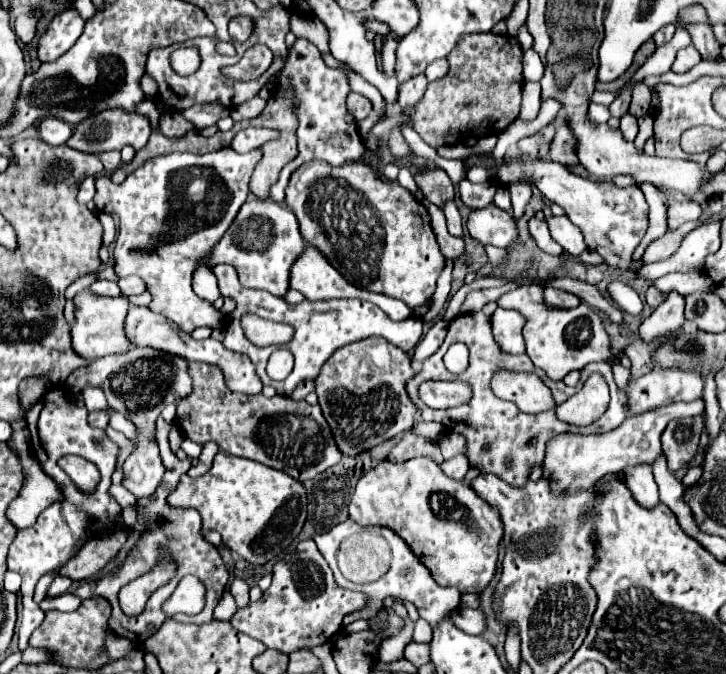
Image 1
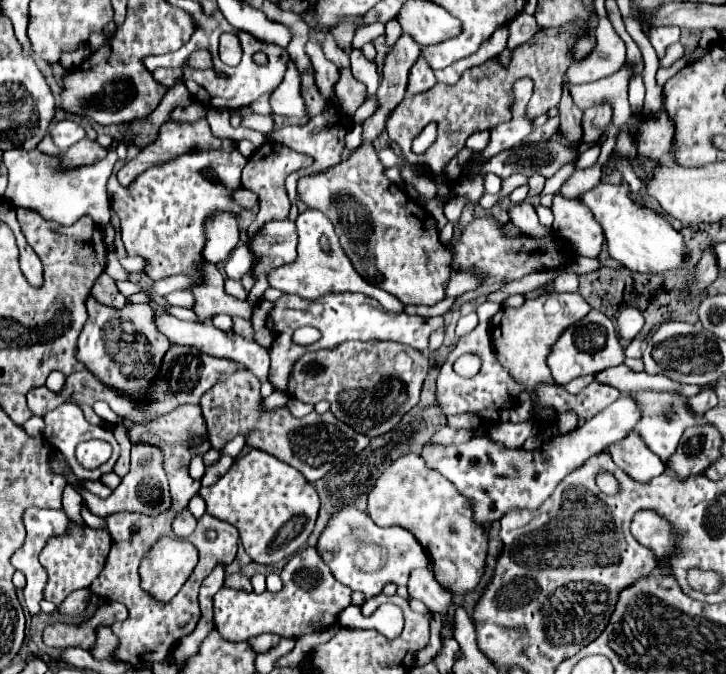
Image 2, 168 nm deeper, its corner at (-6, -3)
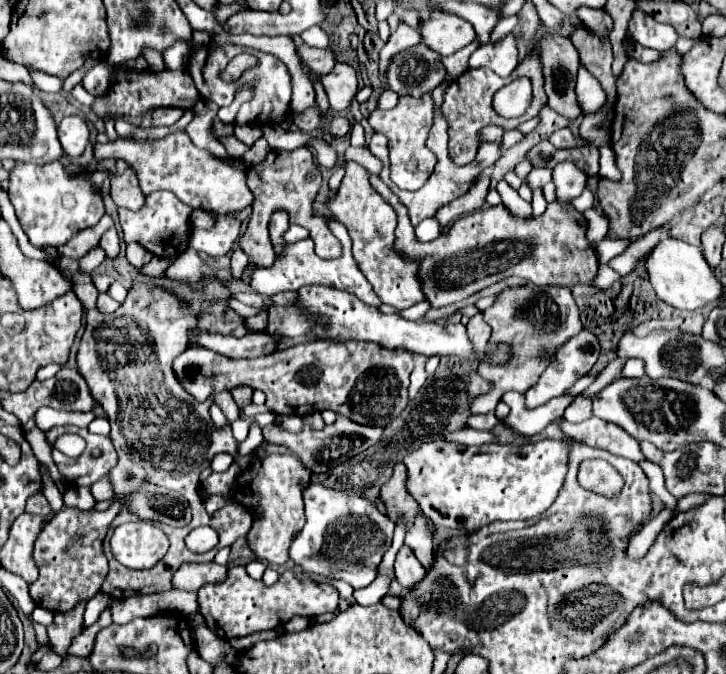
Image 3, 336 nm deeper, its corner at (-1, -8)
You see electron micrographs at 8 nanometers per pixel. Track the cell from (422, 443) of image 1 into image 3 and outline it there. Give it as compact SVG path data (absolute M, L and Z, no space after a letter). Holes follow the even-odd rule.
M487 412L487 414L475 414L469 418L467 426L477 428L477 430L491 430L493 424L497 424L497 416L495 412Z

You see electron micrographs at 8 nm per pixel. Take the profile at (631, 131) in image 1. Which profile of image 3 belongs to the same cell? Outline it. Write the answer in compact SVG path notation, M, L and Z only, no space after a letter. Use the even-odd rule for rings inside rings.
M585 66L579 68L579 76L577 76L577 96L579 96L579 104L583 108L585 114L599 110L605 104L605 92L599 86L599 82L595 80L589 70Z

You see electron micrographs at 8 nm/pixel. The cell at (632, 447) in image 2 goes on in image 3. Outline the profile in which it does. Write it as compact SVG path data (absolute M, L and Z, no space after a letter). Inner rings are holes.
M589 418L581 424L573 424L565 420L560 426L563 433L593 448L609 450L611 454L629 458L633 462L641 462L645 458L639 448L639 442L633 440L633 436L629 436L623 428L617 428L617 424L609 424L601 418Z

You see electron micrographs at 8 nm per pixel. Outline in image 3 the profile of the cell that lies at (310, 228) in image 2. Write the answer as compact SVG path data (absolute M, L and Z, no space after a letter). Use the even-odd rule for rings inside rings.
M333 220L333 234L339 238L339 242L343 244L343 254L335 260L323 260L315 254L315 246L311 238L299 240L295 244L285 244L283 252L275 256L273 266L269 268L257 268L251 280L251 288L263 296L275 296L279 292L287 292L287 290L299 290L301 286L307 284L323 284L323 286L331 286L331 288L341 288L347 290L351 294L355 294L359 300L363 300L369 306L379 306L381 300L377 298L377 294L373 292L371 284L365 280L365 276L361 276L361 270L357 268L353 256L351 256L351 238L347 234L347 228Z

